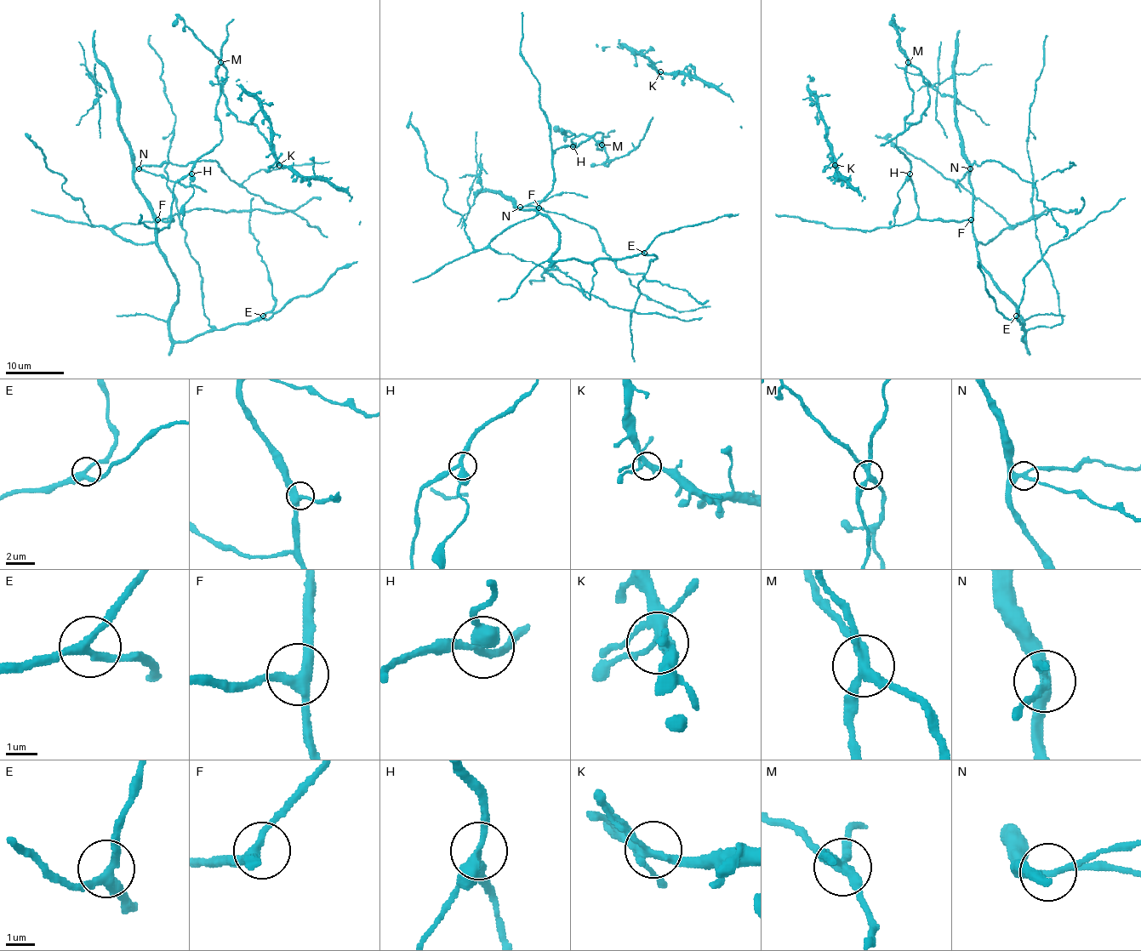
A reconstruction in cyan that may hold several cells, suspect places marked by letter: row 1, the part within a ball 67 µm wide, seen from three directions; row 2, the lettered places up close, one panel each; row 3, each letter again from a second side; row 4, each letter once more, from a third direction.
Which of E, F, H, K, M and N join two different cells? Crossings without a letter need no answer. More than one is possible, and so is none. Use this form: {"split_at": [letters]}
{"split_at": ["H", "M", "N"]}

